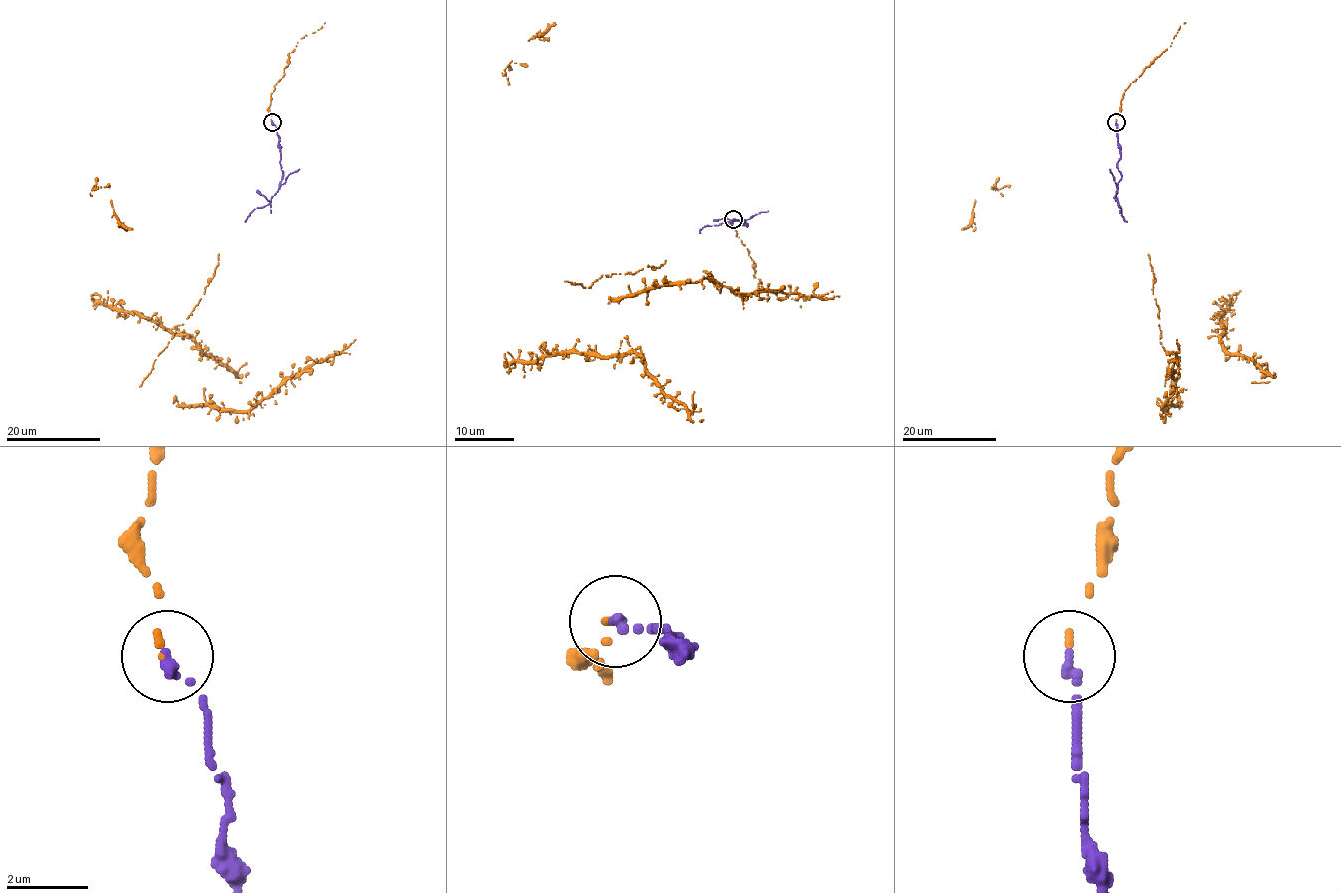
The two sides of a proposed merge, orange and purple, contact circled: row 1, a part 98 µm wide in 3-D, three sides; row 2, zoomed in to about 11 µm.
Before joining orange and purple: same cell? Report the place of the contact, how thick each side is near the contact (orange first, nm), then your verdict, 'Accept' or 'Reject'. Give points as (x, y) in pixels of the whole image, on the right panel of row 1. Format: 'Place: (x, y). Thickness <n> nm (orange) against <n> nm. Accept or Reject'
Place: (1116, 122). Thickness 140 nm (orange) against 240 nm. Accept

